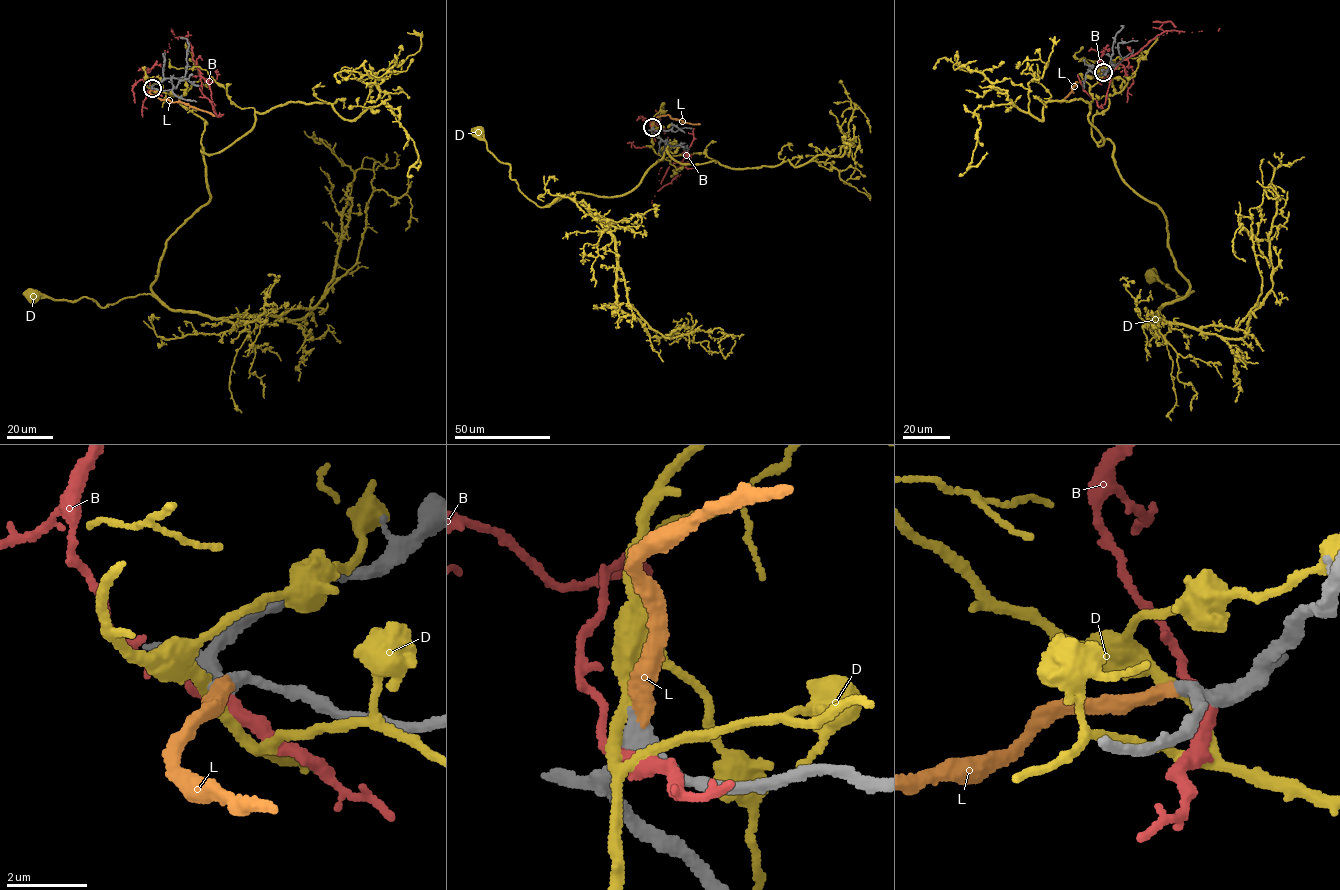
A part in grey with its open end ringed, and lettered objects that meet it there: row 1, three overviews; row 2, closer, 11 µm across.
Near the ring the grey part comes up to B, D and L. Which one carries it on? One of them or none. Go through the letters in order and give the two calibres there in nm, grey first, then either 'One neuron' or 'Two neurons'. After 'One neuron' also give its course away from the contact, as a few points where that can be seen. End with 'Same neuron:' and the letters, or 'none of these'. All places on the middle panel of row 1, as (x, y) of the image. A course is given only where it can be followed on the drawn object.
B: Thickness 400 nm (grey) against 280 nm. Two neurons
D: Thickness 340 nm (grey) against 280 nm. Two neurons
L: Thickness 320 nm (grey) against 360 nm. One neuron. Its course: (653, 127), (653, 119), (664, 115), (700, 124)
Same neuron: L

